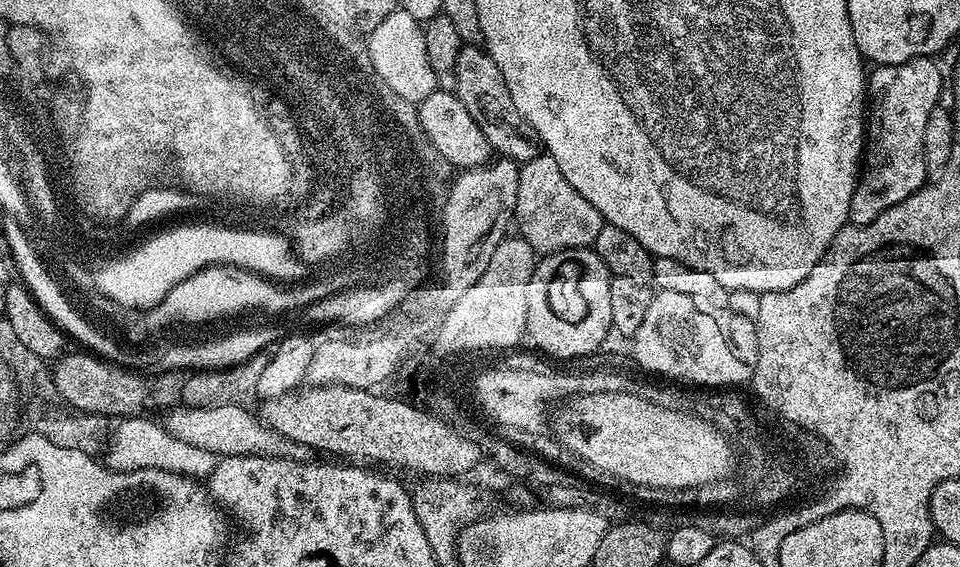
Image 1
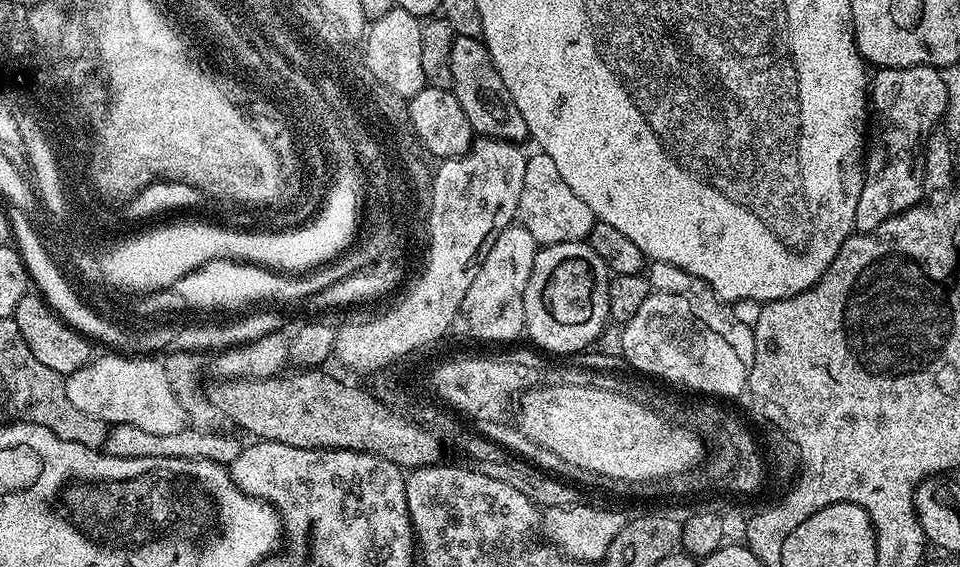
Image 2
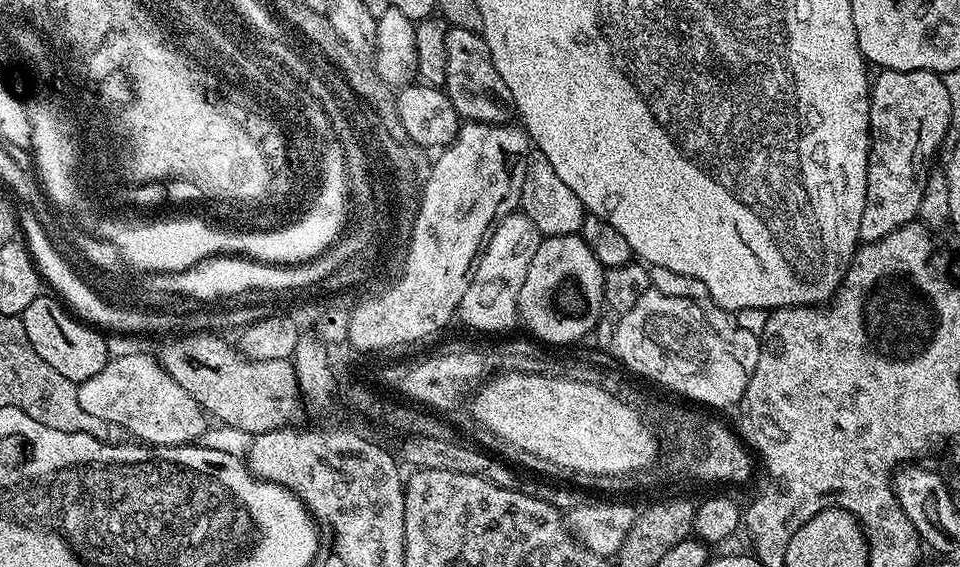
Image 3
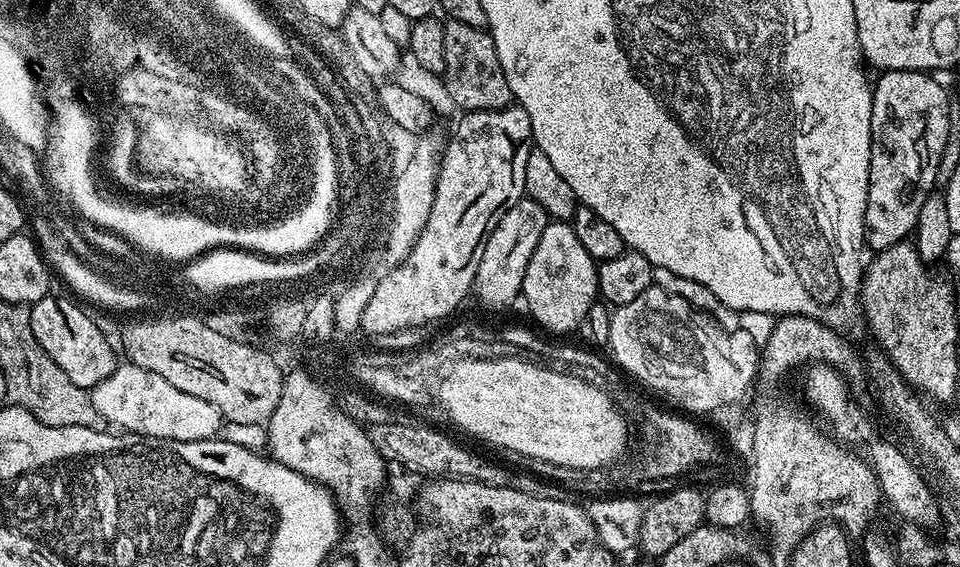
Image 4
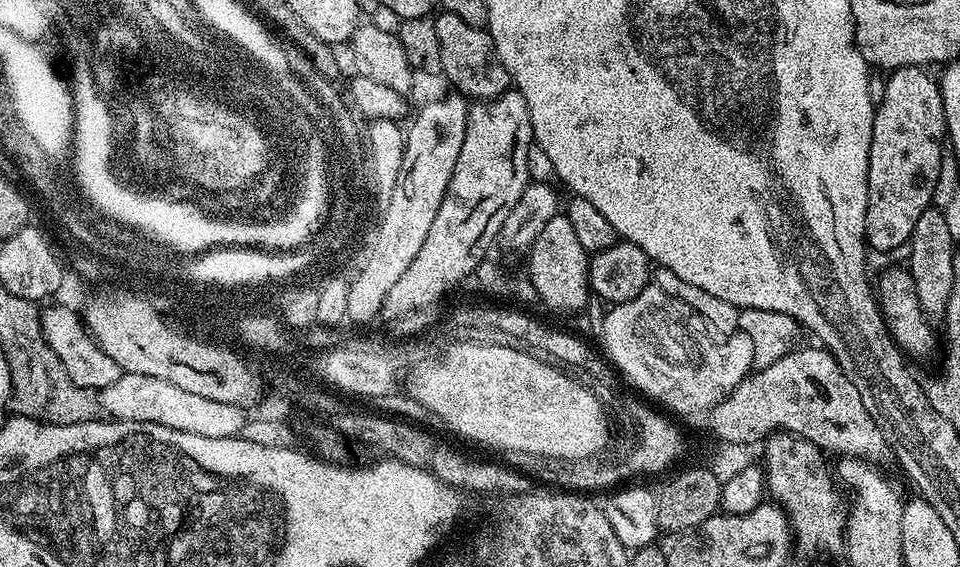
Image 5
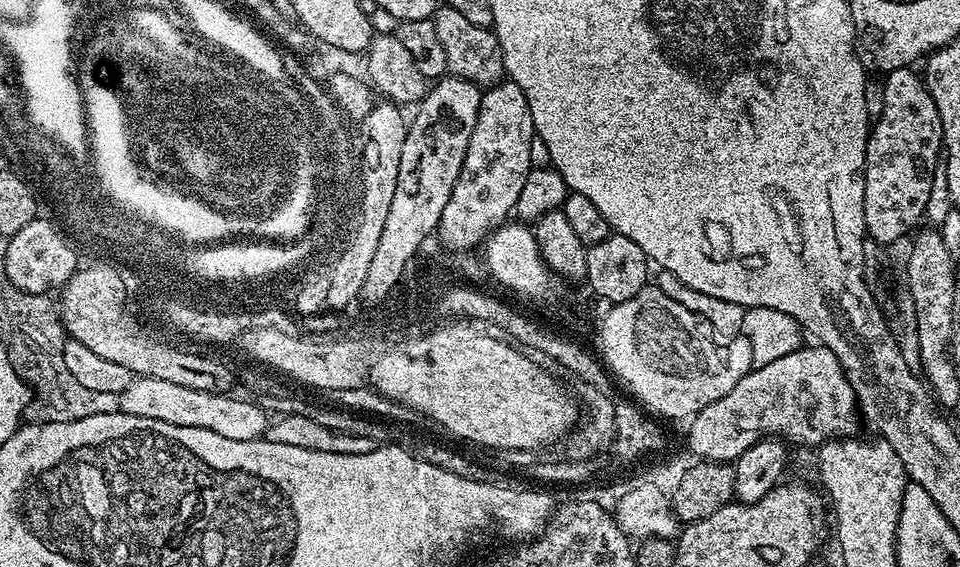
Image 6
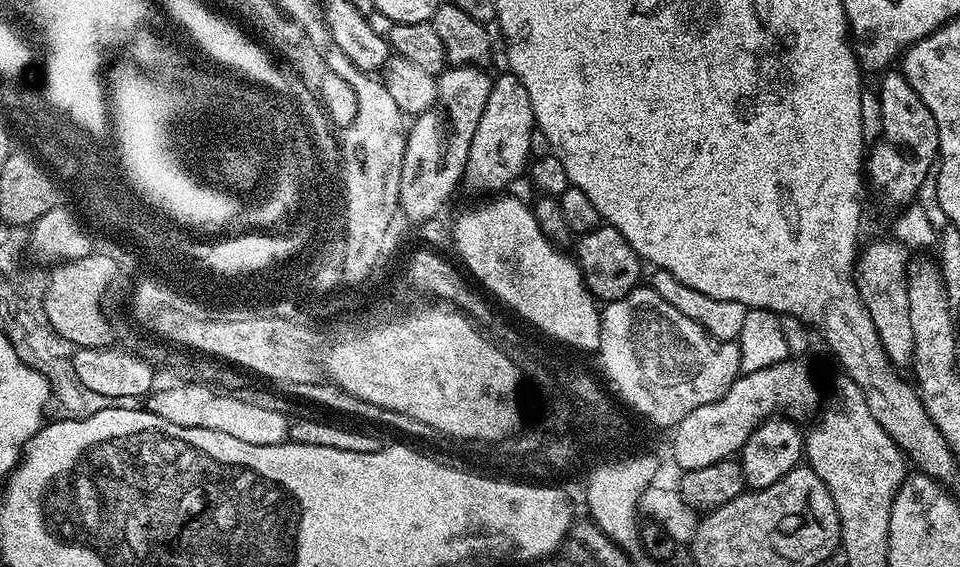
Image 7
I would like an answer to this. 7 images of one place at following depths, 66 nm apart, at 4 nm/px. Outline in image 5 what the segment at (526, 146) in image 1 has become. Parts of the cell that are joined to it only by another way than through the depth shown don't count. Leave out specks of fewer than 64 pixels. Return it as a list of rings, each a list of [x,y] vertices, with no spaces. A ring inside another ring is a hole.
[[[441,11],[439,15],[435,17],[435,21],[438,42],[442,46],[443,79],[448,79],[459,95],[472,102],[493,100],[509,91],[512,79],[506,66],[502,66],[498,58],[491,34],[484,28],[470,26],[470,22],[462,22],[458,14]]]

